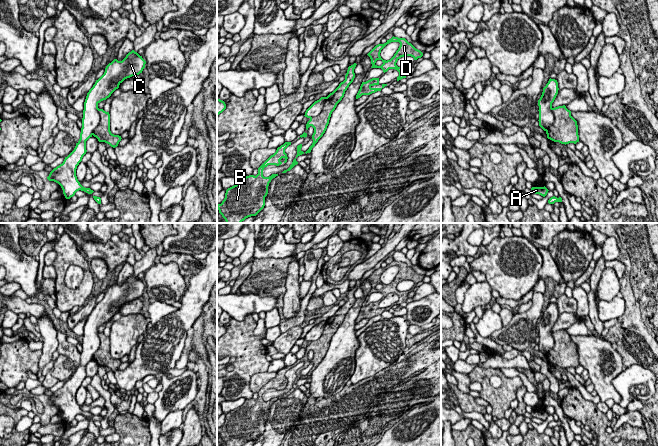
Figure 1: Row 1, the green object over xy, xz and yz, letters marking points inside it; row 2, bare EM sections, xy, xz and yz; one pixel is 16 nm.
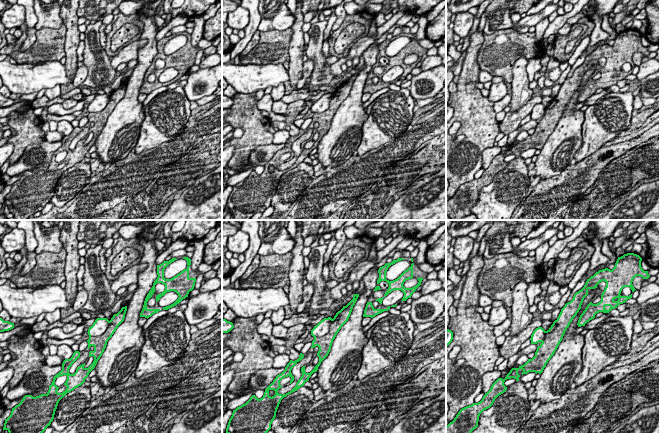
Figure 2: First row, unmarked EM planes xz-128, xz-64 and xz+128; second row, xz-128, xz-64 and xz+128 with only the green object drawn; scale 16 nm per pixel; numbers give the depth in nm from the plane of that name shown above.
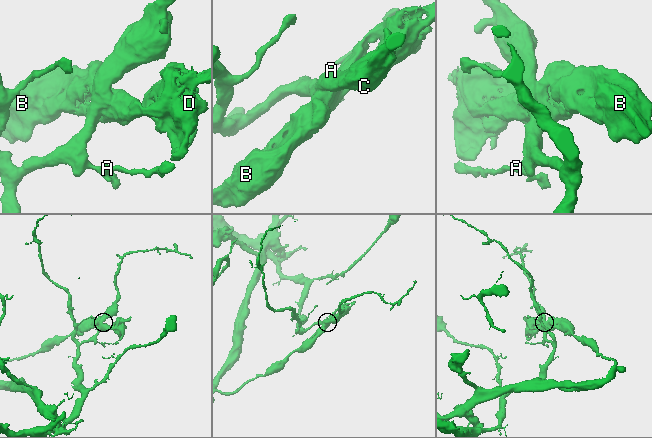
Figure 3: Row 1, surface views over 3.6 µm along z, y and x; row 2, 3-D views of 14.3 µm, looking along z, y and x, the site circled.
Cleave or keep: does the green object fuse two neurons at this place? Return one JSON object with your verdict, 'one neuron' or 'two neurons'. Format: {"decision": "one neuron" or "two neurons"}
{"decision": "two neurons"}

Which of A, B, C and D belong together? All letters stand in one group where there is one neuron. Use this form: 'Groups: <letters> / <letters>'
Groups: A C / B D

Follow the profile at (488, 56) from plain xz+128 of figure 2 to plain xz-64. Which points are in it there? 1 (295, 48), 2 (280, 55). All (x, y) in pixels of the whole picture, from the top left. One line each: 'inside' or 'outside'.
1: outside
2: inside

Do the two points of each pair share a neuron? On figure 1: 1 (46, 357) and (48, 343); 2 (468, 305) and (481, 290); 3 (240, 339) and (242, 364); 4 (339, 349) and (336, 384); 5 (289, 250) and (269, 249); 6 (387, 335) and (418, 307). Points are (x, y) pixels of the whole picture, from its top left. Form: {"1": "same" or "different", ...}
{"1": "same", "2": "same", "3": "same", "4": "same", "5": "same", "6": "different"}

